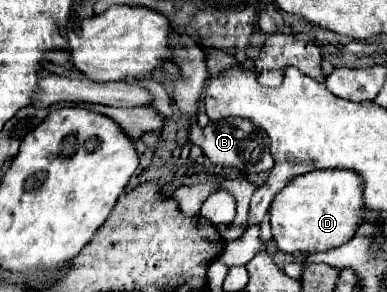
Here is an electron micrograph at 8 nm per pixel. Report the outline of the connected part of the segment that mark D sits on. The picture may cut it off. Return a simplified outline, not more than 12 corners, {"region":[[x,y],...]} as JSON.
{"region":[[351,169],[295,177],[271,203],[283,253],[345,245],[365,219]]}

